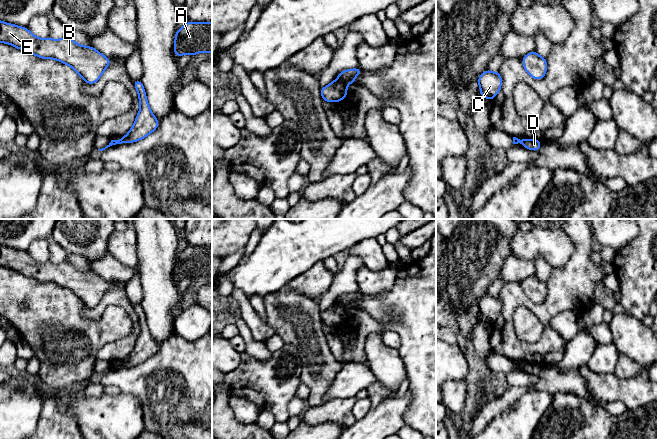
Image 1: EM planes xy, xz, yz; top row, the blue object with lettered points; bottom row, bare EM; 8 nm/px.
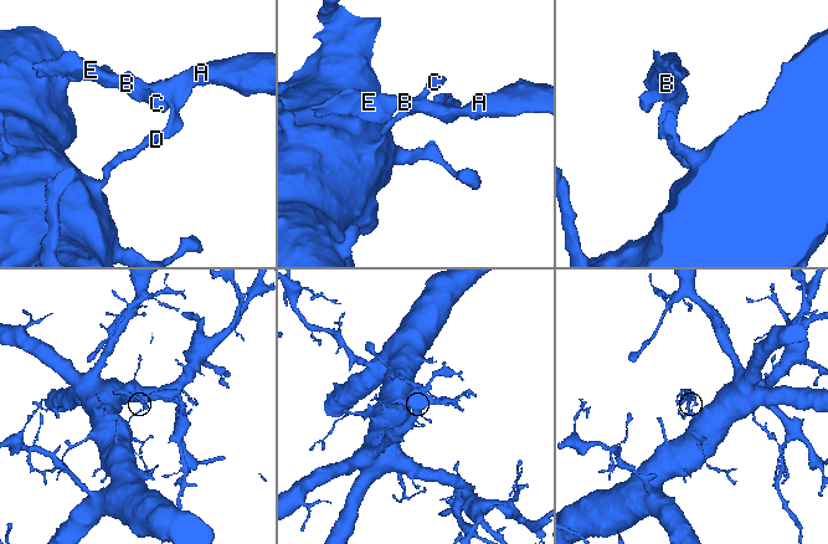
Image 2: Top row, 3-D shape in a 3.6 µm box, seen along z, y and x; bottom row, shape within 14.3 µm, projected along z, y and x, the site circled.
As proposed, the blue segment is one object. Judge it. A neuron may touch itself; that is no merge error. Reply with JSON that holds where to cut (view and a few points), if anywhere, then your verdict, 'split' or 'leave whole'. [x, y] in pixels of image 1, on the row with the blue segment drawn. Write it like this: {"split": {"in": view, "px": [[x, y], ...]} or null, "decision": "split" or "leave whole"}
{"split": {"in": "xz", "px": [[339, 78], [346, 83]]}, "decision": "split"}

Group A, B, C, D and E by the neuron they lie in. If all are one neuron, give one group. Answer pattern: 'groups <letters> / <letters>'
groups A B C E / D

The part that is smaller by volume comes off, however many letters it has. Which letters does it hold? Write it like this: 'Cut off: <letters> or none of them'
Cut off: A, B, C, E

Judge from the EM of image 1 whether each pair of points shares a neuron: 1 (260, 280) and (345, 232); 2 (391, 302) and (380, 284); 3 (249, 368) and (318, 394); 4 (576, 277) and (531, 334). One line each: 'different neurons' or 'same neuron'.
1: same neuron
2: different neurons
3: different neurons
4: different neurons

